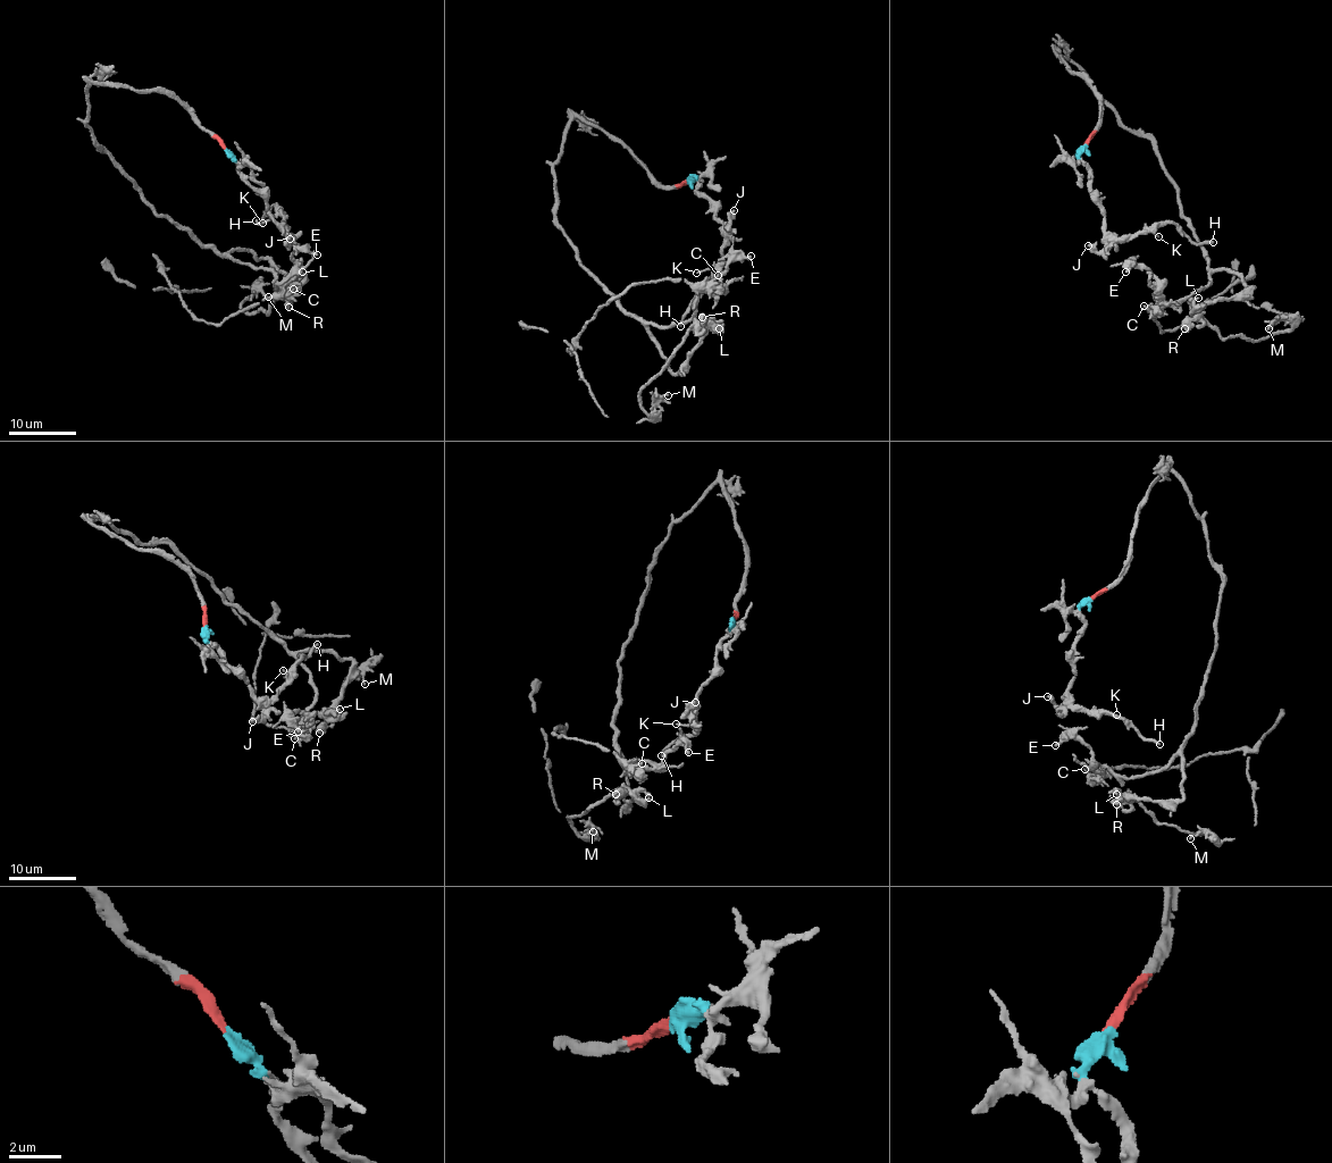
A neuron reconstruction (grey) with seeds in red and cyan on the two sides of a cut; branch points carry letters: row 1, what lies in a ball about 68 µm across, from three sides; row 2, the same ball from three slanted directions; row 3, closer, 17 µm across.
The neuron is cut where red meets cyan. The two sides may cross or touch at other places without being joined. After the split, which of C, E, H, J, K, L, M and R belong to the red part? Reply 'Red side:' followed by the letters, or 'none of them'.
Red side: C, E, L, M, R

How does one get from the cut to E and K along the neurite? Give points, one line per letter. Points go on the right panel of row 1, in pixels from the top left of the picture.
E: (1086, 144), (1100, 102), (1056, 53), (1147, 136), (1211, 272), (1201, 290), (1164, 302), (1149, 272), (1125, 273)
K: (1086, 144), (1080, 158), (1107, 232), (1134, 237), (1148, 229), (1157, 237)

